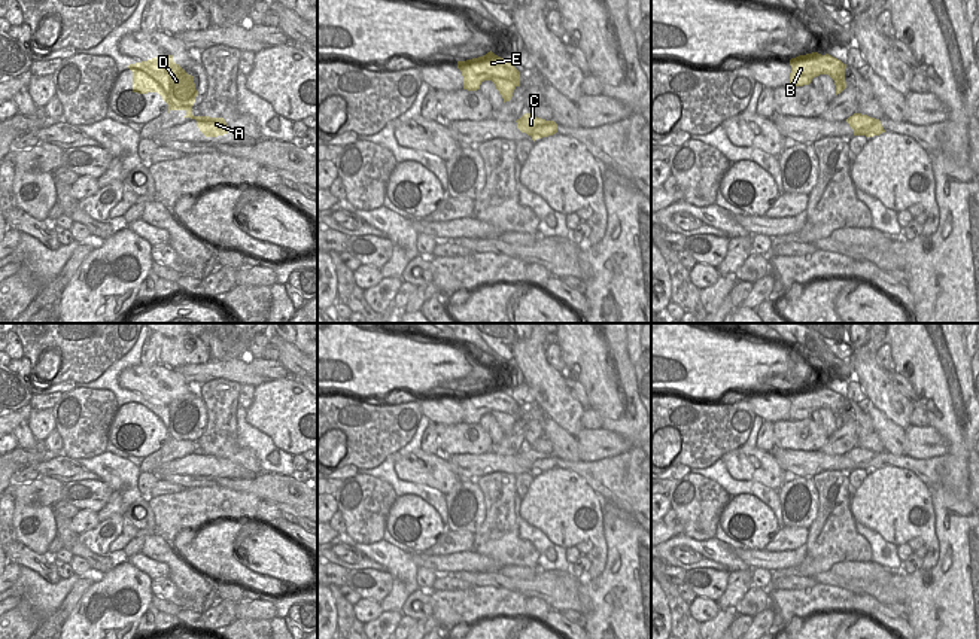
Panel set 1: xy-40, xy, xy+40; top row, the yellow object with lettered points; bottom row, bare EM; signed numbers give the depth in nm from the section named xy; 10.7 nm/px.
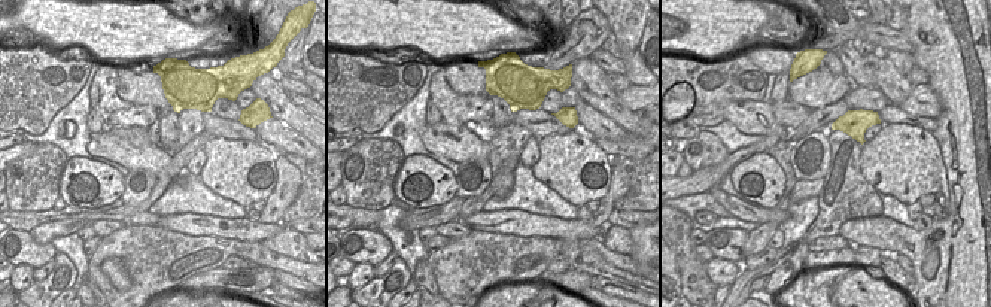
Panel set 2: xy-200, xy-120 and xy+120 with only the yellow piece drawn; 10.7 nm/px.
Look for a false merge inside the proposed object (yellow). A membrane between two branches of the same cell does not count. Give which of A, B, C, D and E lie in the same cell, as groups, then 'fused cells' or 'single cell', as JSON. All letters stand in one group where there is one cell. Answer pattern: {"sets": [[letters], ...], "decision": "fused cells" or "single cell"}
{"sets": [["A", "C"], ["B", "D", "E"]], "decision": "fused cells"}

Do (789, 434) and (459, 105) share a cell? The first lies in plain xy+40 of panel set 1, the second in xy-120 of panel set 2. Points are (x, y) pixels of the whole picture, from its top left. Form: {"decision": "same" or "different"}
{"decision": "same"}

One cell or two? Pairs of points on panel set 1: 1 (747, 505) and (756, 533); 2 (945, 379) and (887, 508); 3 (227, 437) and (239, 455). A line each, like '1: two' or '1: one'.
1: one
2: two
3: one

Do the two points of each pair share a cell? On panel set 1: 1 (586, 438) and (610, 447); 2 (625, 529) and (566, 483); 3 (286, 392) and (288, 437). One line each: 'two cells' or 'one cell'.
1: one cell
2: two cells
3: two cells

